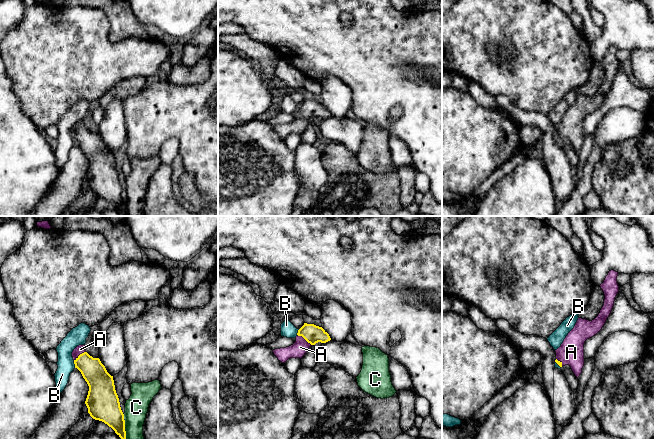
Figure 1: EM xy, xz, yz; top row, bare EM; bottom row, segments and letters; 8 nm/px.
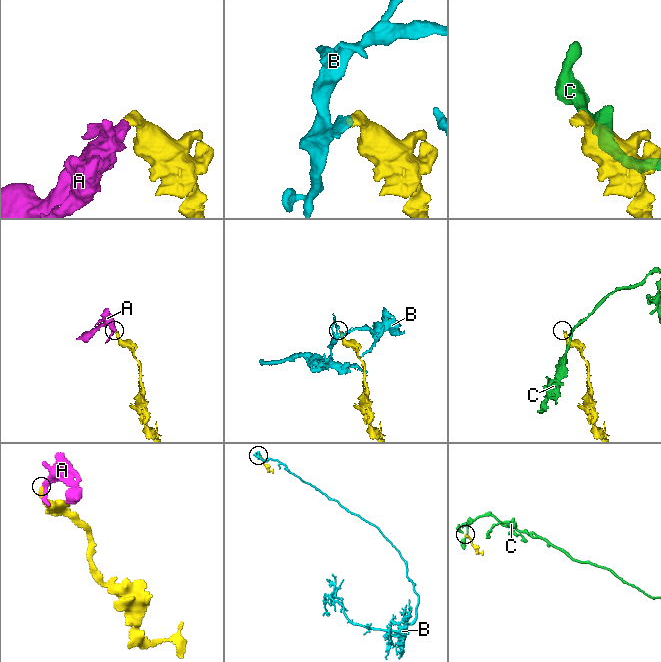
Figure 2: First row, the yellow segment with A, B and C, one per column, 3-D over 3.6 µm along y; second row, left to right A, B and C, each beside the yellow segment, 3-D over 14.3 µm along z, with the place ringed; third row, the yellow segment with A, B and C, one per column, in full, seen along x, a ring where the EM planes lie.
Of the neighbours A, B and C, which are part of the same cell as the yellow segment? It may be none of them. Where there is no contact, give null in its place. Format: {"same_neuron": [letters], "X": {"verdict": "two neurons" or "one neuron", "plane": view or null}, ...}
{"same_neuron": ["A"], "A": {"verdict": "one neuron", "plane": "xz"}, "B": {"verdict": "two neurons", "plane": "xy"}, "C": {"verdict": "two neurons", "plane": "xy"}}

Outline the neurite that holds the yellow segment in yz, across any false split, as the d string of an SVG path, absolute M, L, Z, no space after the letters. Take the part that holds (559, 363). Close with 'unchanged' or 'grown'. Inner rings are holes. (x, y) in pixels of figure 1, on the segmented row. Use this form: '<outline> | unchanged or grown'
M609 271L604 282L600 285L605 299L598 316L592 321L578 318L574 328L568 333L561 346L555 350L555 362L560 367L569 365L577 378L582 373L584 366L585 341L600 332L614 306L615 297L619 292L617 276L618 272Z | grown

